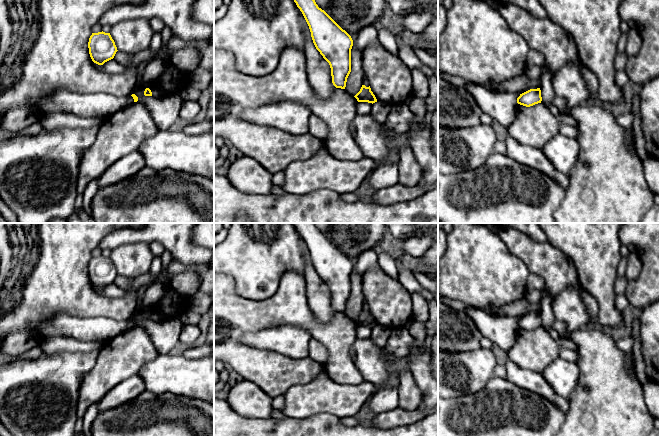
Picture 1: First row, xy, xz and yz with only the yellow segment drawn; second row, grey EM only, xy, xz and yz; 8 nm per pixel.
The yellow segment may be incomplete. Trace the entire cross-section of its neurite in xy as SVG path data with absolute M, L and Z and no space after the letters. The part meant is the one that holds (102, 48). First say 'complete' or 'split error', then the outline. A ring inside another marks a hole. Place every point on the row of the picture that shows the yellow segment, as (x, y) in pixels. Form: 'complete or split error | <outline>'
complete | M92 33L88 42L89 54L92 61L98 65L114 58L117 50L110 33Z

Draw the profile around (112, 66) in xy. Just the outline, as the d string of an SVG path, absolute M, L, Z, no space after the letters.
M114 58L105 62L103 65L98 65L94 63L97 70L107 73L107 74L118 74L126 70L126 67L120 65Z

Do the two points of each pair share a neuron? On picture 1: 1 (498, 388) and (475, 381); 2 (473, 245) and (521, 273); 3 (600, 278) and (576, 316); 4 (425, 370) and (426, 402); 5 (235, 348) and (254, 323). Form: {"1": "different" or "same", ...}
{"1": "different", "2": "same", "3": "different", "4": "same", "5": "same"}

